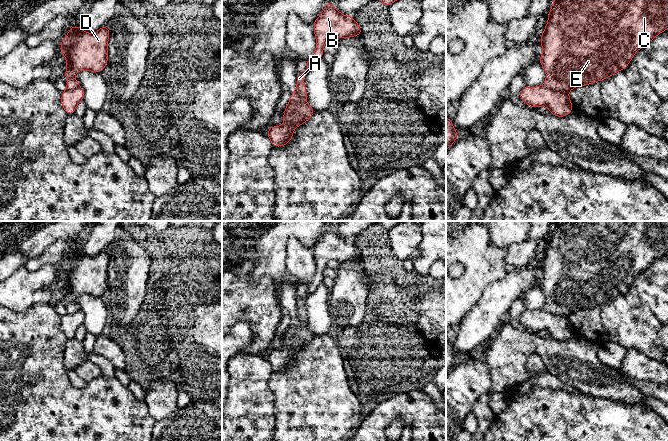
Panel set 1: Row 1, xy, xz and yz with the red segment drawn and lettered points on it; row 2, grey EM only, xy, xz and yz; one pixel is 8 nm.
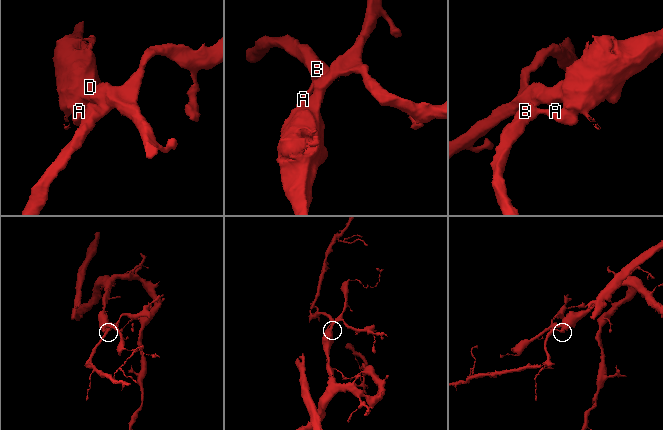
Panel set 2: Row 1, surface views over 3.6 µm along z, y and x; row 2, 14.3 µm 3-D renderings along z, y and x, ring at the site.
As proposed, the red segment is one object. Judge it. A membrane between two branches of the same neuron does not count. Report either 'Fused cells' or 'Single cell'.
Fused cells

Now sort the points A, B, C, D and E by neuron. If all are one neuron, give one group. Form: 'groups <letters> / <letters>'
groups A B / C D E

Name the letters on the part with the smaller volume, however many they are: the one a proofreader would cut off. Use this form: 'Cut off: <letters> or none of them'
Cut off: A, B

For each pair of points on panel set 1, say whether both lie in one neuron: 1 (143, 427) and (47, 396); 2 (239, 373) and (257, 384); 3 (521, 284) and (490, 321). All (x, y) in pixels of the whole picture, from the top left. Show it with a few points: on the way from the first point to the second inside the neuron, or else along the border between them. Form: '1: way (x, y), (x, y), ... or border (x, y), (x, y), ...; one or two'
1: way (119, 428), (91, 428), (71, 420); one
2: way (241, 379), (242, 382), (251, 384); one
3: way (511, 292), (492, 311); one

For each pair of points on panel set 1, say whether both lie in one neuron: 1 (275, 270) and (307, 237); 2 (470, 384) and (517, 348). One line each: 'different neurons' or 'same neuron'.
1: same neuron
2: different neurons

